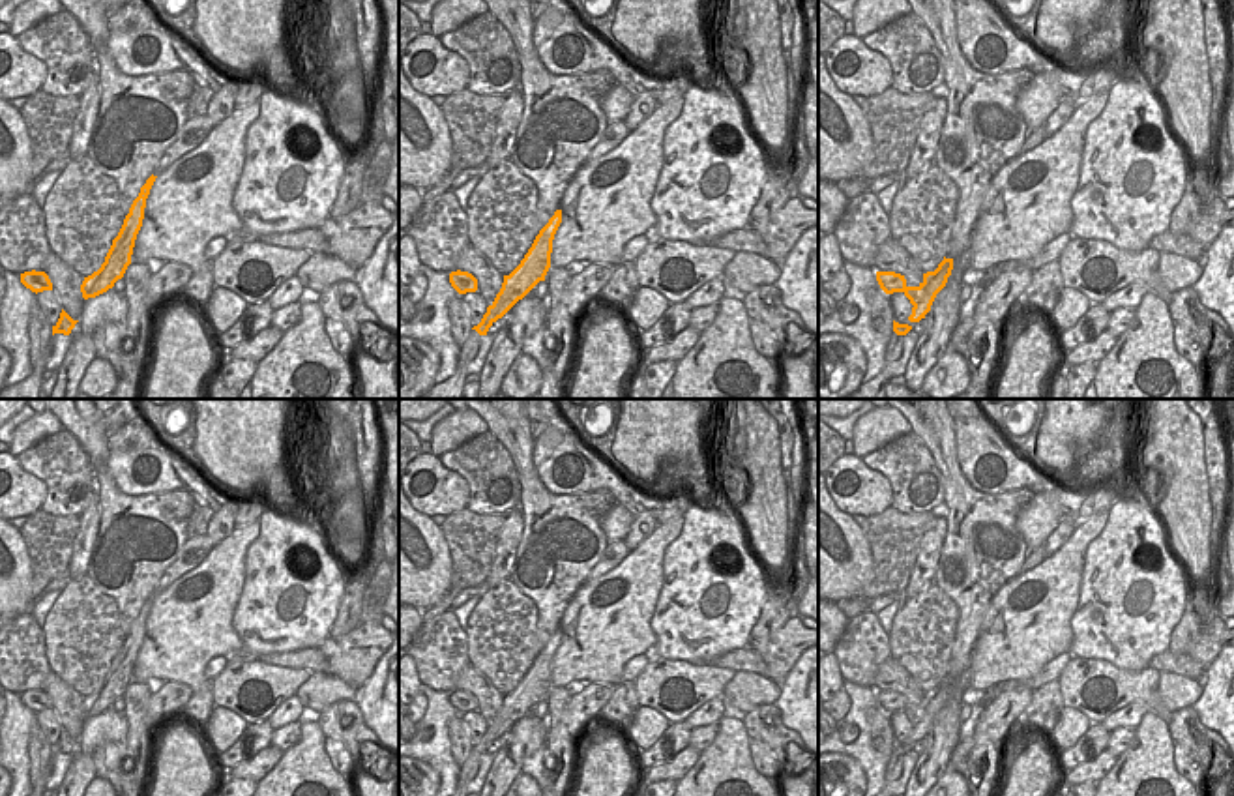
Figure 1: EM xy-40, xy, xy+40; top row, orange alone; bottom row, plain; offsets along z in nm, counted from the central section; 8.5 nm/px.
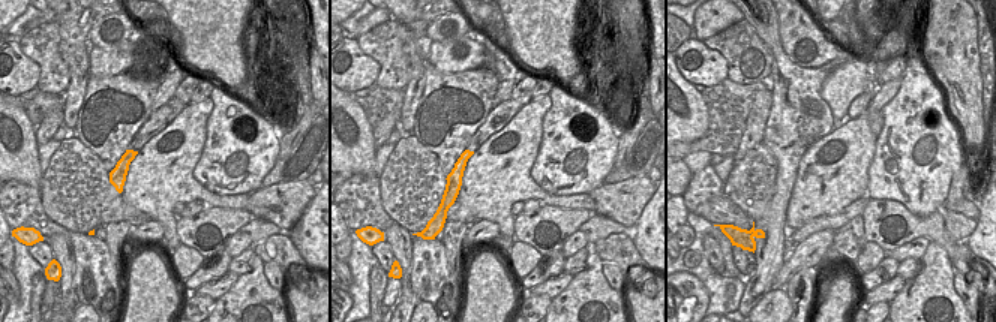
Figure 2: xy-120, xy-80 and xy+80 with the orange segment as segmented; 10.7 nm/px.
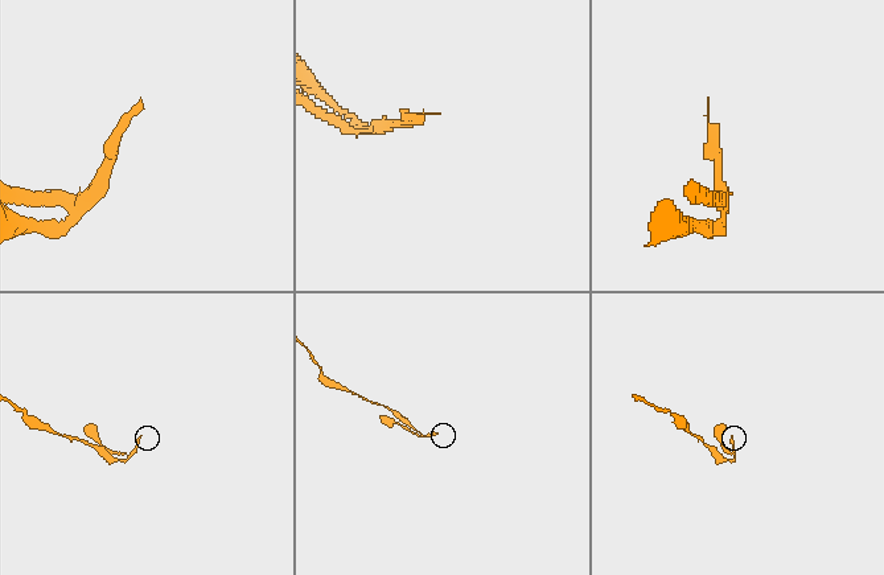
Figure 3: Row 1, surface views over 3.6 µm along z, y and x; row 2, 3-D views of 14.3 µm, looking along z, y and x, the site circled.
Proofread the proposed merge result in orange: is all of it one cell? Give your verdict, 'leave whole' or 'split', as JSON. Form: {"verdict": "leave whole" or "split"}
{"verdict": "split"}

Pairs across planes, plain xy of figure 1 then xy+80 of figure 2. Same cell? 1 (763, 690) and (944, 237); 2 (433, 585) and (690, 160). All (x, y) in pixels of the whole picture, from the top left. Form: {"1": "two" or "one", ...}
{"1": "two", "2": "two"}

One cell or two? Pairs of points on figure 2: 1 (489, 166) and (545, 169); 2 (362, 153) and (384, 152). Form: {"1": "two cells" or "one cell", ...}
{"1": "two cells", "2": "two cells"}

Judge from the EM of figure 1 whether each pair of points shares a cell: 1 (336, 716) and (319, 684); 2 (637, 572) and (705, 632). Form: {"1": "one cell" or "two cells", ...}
{"1": "two cells", "2": "two cells"}

